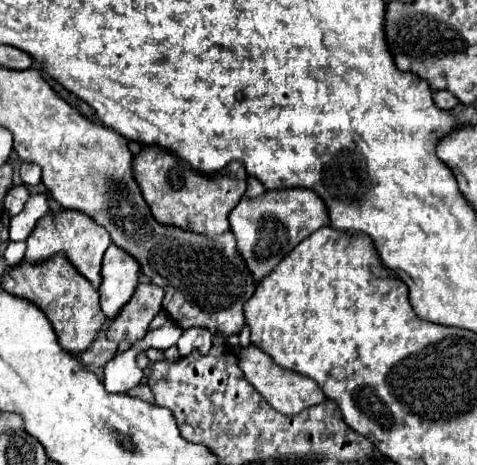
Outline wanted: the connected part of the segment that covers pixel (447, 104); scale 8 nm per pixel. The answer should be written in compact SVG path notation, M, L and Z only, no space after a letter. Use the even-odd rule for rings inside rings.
M435 91L433 99L435 99L435 105L441 109L453 109L459 103L451 91Z

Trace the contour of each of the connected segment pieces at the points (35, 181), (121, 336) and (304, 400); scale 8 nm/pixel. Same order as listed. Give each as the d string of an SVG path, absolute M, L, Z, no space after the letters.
M35 163L21 165L21 179L25 185L39 185L41 183L41 167Z
M139 283L133 297L121 307L119 315L113 317L107 339L111 341L129 341L135 343L137 339L143 339L147 333L147 327L151 319L161 311L165 291L153 283Z
M249 345L249 347L241 349L237 353L237 359L239 359L239 367L241 367L245 379L249 379L249 383L265 397L265 401L275 411L279 411L283 415L297 415L303 409L319 405L325 399L323 391L319 389L319 385L313 379L309 379L305 375L299 375L299 373L293 373L289 369L281 369L279 365L275 365L275 361L265 351L261 351L255 345Z

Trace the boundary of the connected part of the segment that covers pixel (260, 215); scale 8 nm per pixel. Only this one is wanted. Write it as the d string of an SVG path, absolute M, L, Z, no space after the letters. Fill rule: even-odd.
M281 189L267 191L261 197L243 197L229 215L231 231L237 239L237 251L249 267L255 283L263 281L281 259L305 237L323 225L329 225L325 203L311 189Z

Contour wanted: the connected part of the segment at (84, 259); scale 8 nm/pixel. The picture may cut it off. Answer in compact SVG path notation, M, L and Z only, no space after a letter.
M65 209L61 213L49 213L43 219L39 219L37 227L33 229L33 233L27 239L25 259L29 259L29 263L35 265L35 263L43 263L45 259L51 259L57 253L65 253L65 257L73 263L73 267L85 279L89 279L95 289L99 289L99 285L101 285L101 261L103 261L103 255L105 255L109 245L111 245L111 237L103 227L99 227L93 219L89 219L81 211Z

